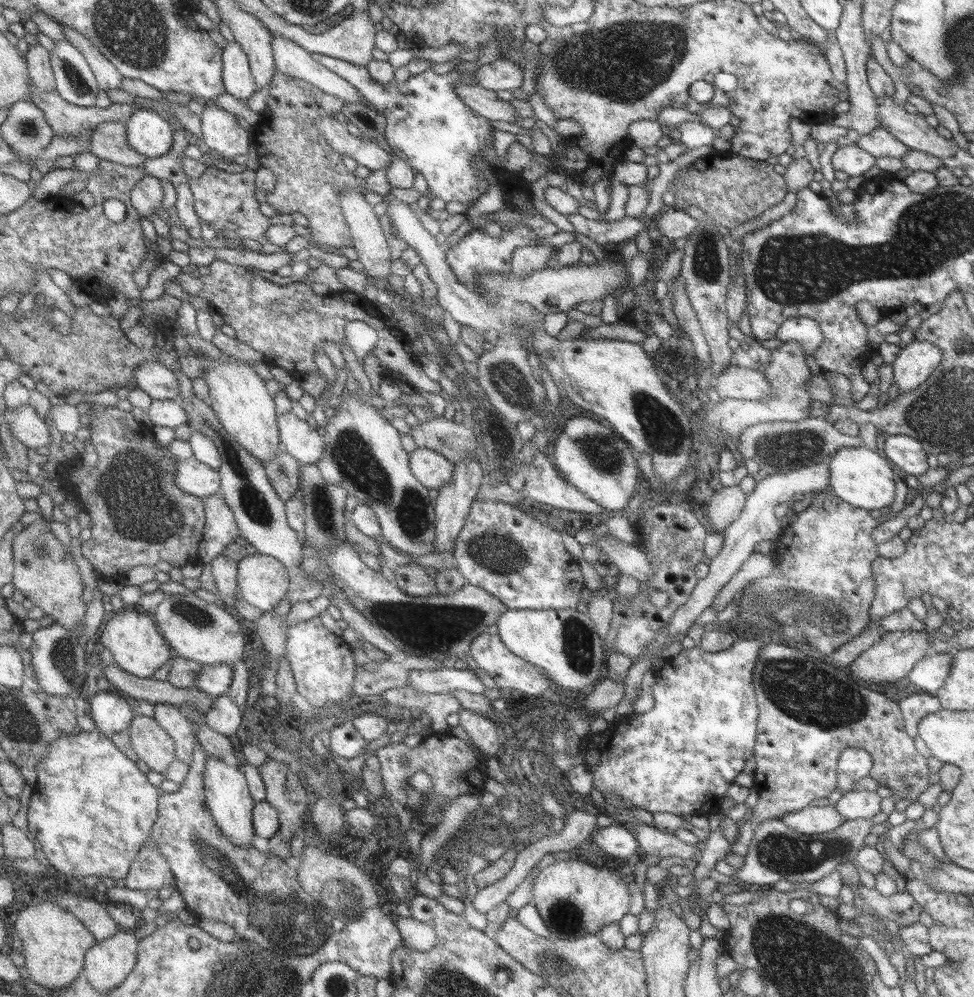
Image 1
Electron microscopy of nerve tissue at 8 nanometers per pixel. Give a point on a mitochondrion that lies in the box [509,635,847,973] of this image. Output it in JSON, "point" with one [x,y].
{"point":[780,853]}

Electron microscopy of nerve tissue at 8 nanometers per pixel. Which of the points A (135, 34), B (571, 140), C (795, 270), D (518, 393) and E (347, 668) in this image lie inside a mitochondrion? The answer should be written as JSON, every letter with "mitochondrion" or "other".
{"A":"mitochondrion","B":"other","C":"mitochondrion","D":"mitochondrion","E":"other"}

